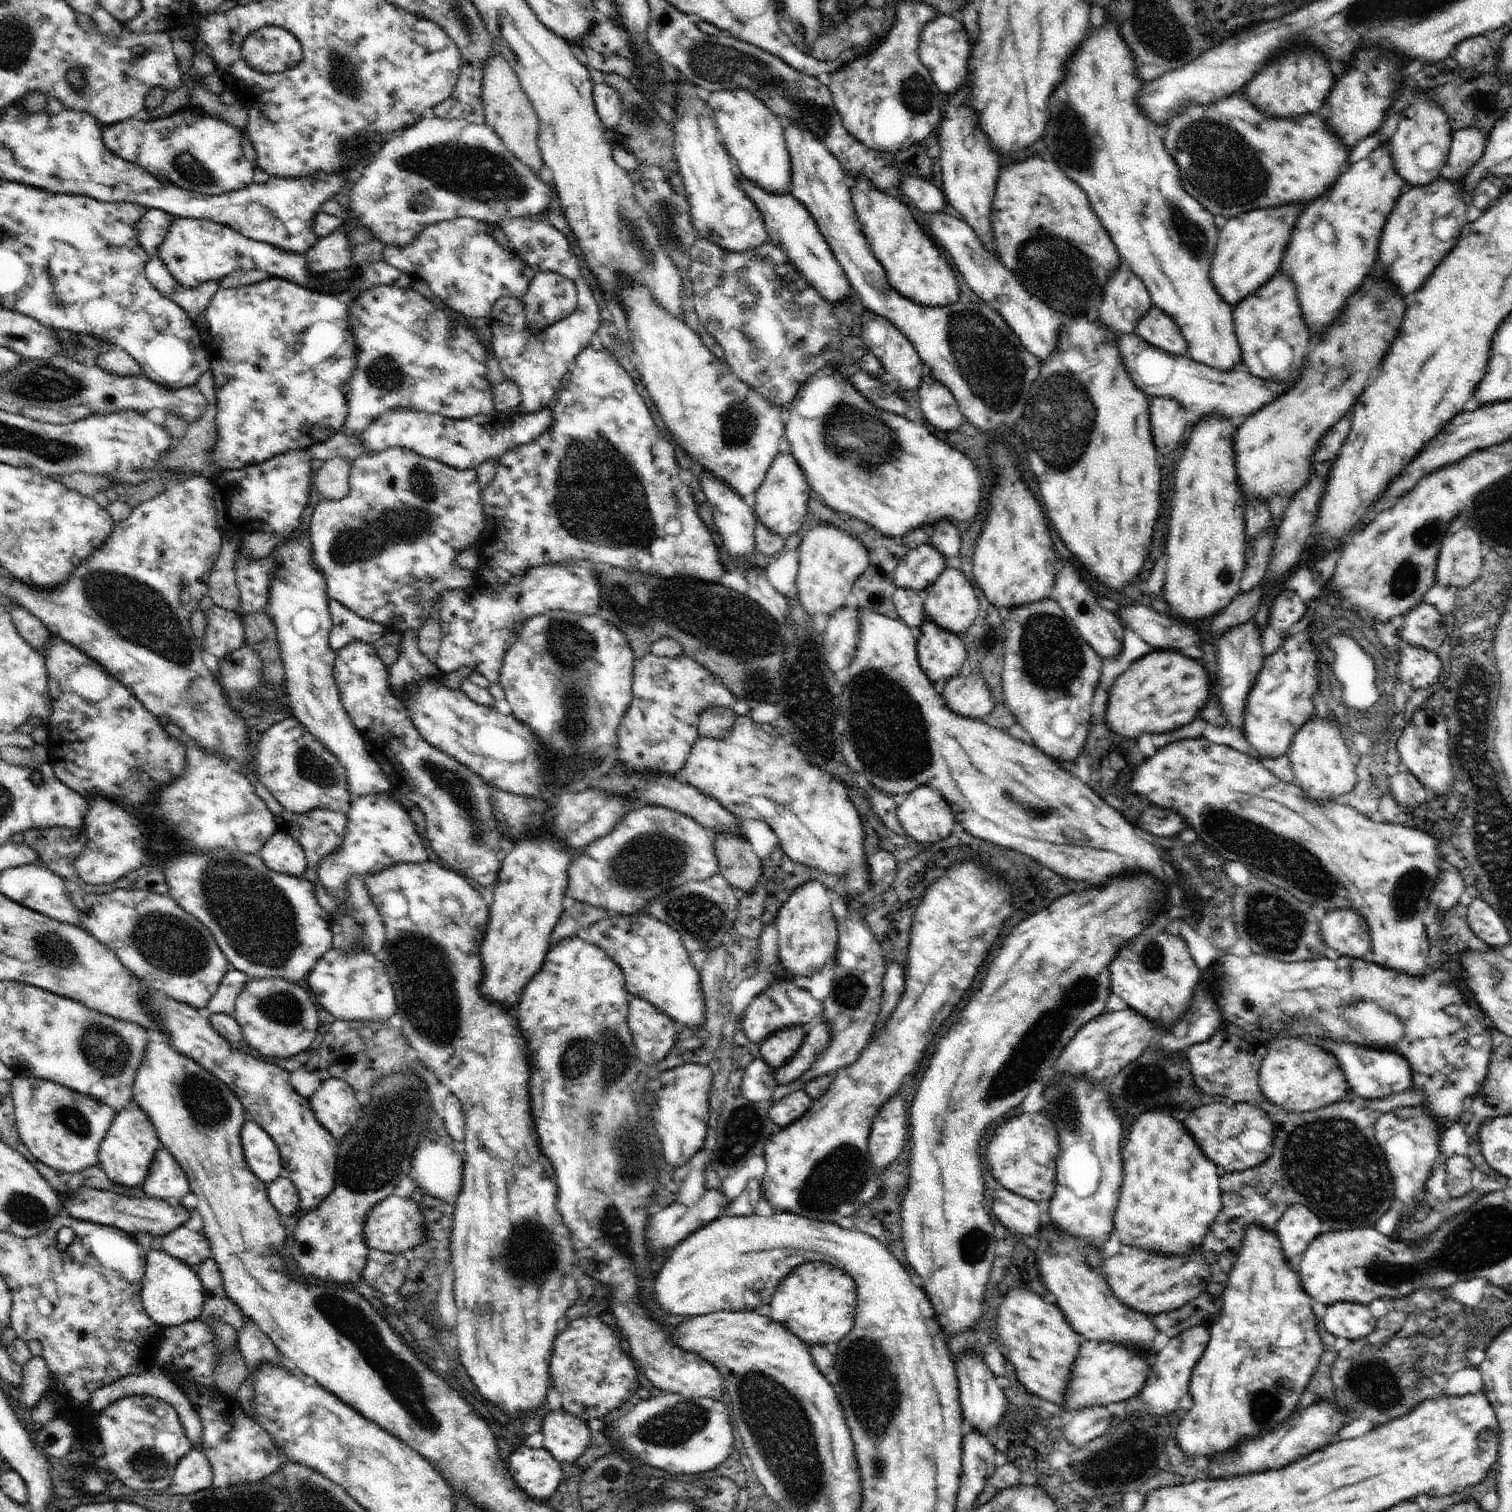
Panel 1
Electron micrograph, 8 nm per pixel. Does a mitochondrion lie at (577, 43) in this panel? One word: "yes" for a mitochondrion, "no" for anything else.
no

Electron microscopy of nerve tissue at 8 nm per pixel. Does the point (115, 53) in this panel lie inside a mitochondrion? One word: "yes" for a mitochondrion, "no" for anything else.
no

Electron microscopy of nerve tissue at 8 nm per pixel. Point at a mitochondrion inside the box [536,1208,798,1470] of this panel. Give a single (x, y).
(671, 1426)

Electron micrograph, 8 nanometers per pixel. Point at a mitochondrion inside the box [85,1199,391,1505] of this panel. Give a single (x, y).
(151, 1464)

